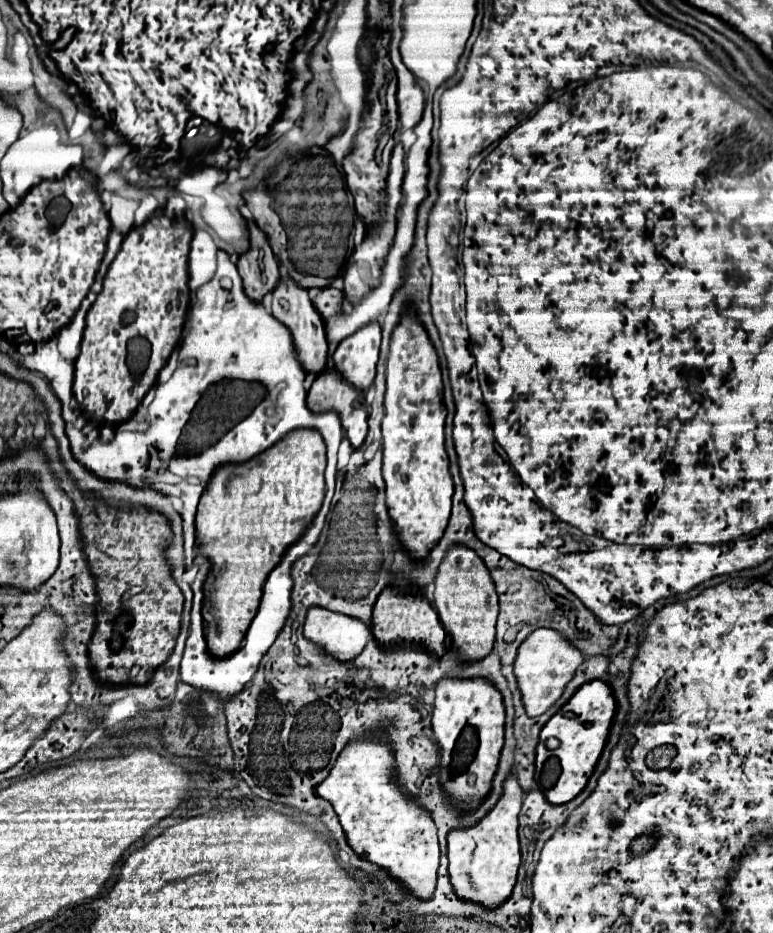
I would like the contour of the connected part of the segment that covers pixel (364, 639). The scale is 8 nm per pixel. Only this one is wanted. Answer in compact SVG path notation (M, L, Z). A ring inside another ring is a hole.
M312 607L304 623L304 637L316 643L328 657L350 663L372 639L370 625L342 613L332 613L322 607Z

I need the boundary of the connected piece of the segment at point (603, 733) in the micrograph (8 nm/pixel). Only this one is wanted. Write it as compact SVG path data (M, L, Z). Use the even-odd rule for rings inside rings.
M590 681L584 683L576 691L576 695L552 719L546 721L540 733L540 743L536 747L534 779L548 803L564 805L572 801L586 787L596 767L596 761L604 749L604 743L608 739L614 713L616 713L616 701L612 697L612 689L604 681ZM548 737L556 737L560 741L560 747L548 751L544 747L544 741ZM558 765L560 765L560 773L558 773Z

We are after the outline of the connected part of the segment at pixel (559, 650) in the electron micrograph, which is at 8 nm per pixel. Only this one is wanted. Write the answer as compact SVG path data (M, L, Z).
M536 629L518 649L518 657L514 661L514 677L516 685L522 693L522 703L528 717L538 717L546 709L550 709L556 699L562 695L566 683L574 677L578 665L584 661L582 653L572 647L560 633L554 629Z

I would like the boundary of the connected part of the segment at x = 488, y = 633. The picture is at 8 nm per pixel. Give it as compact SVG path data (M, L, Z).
M454 545L446 553L434 583L434 607L436 613L440 613L444 629L448 629L448 635L452 637L452 649L456 651L458 661L472 663L490 655L496 635L498 595L484 561L472 549L464 545Z

